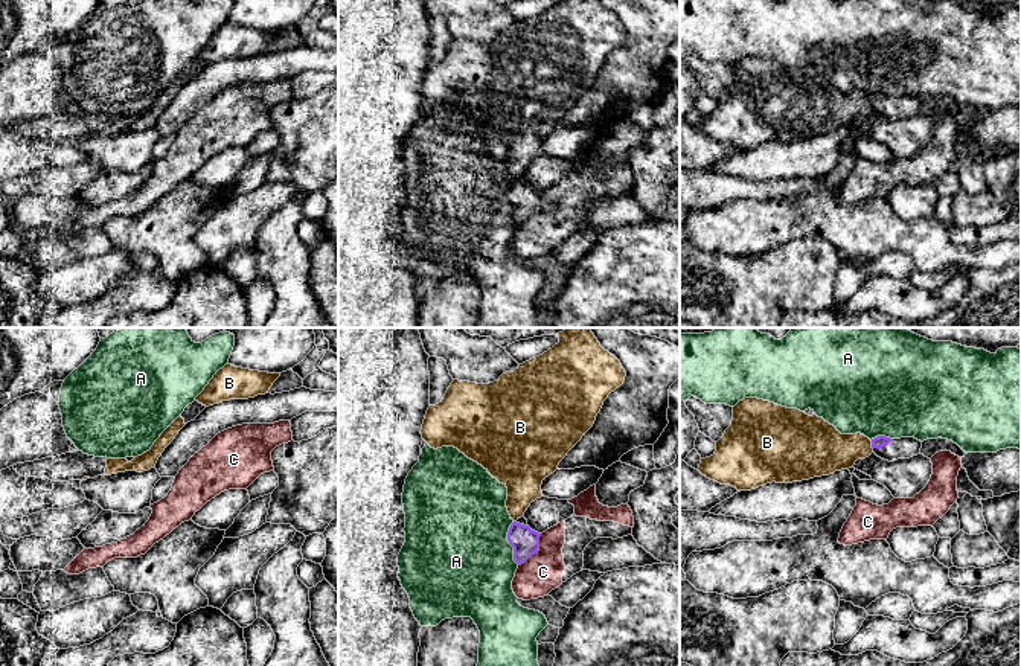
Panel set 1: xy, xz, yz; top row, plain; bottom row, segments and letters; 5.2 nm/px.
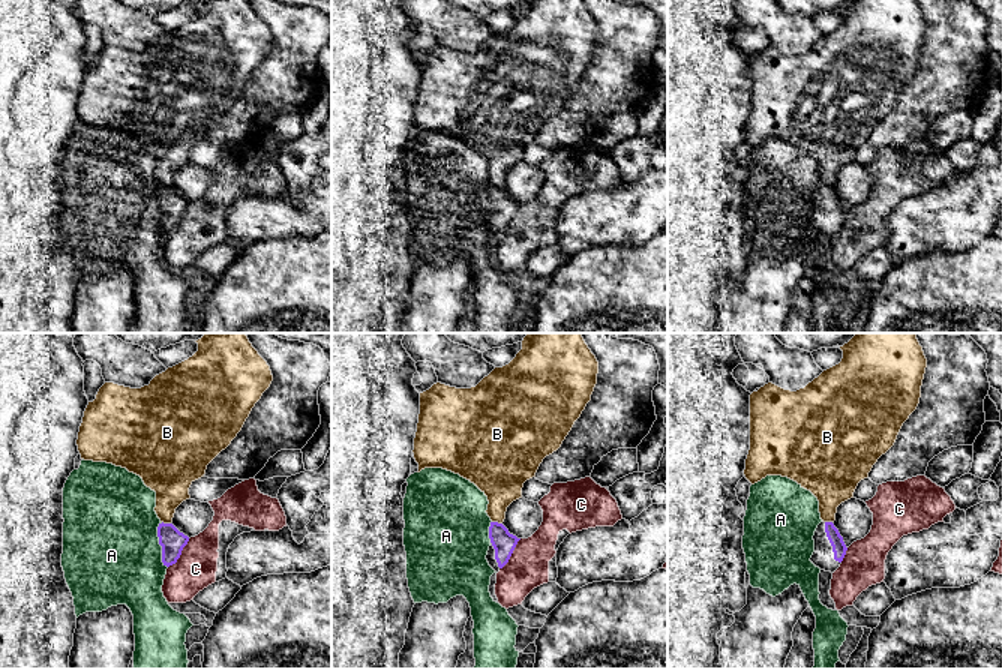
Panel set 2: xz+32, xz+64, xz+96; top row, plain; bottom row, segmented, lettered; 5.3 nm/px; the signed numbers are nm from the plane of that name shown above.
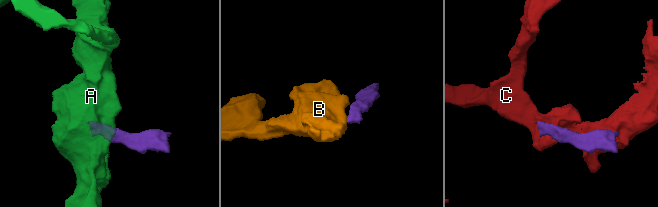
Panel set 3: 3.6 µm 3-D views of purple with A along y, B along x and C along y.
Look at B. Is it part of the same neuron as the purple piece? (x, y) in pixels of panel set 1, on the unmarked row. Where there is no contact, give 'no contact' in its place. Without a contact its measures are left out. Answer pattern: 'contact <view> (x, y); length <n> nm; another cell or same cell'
contact yz (872, 104); length 50 nm; another cell

